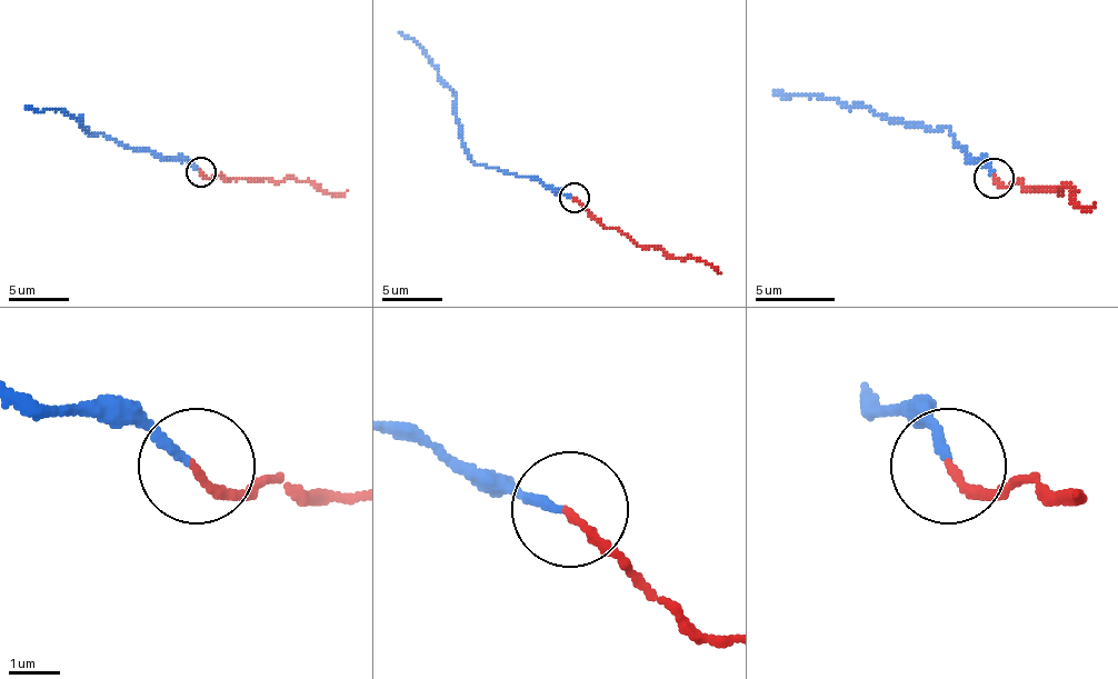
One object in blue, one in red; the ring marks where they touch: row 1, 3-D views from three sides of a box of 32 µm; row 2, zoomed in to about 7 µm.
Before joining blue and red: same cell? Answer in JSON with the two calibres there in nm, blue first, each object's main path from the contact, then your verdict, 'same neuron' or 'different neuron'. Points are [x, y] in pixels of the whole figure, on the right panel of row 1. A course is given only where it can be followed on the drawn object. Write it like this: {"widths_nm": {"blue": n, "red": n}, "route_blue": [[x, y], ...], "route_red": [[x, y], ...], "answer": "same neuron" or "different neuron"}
{"widths_nm": {"blue": 170, "red": 150}, "route_blue": [[994, 179], [982, 162], [974, 162], [946, 127], [930, 131], [918, 122], [810, 95], [786, 99], [774, 91]], "route_red": [[994, 179], [1002, 187], [1058, 187], [1058, 191], [1074, 191], [1078, 207], [1094, 202]], "answer": "same neuron"}

